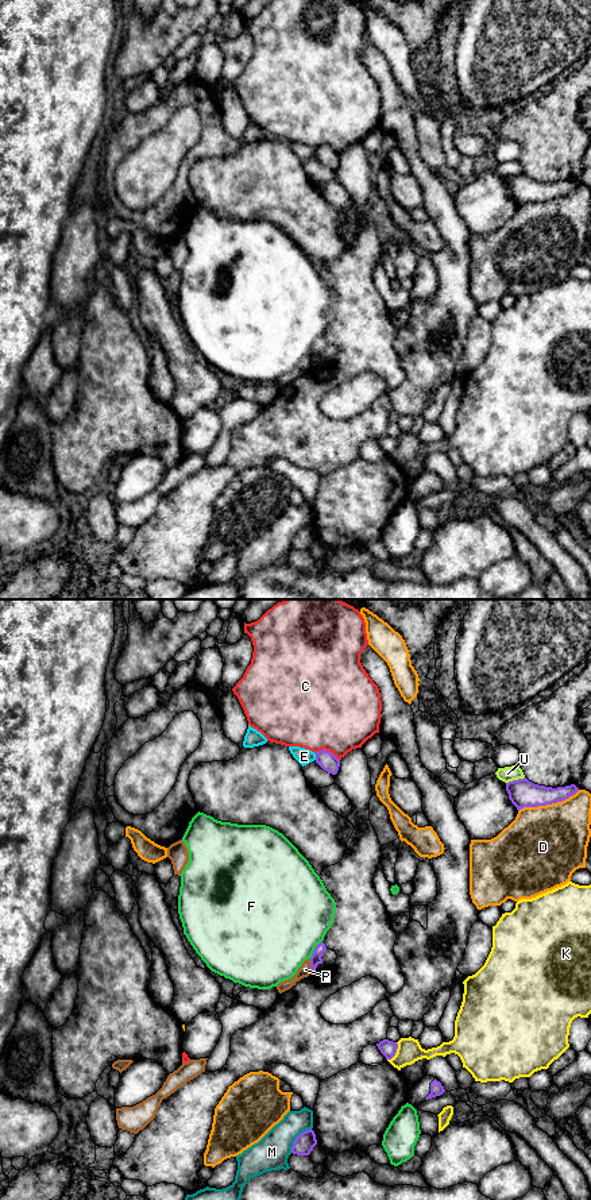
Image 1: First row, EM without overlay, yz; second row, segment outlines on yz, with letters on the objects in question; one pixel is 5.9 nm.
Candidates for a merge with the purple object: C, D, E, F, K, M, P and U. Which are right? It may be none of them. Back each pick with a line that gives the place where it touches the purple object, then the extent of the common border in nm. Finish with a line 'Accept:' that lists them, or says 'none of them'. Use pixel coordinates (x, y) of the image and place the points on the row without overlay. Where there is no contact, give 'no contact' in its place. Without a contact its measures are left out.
Accept: none of them

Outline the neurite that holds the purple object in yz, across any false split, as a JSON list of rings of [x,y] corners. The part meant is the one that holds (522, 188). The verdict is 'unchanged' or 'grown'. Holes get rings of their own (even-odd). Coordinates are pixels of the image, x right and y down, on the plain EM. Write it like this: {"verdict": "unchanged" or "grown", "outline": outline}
{"verdict": "unchanged", "outline": [[[526,173],[506,178],[509,194],[519,207],[524,202],[538,202],[563,197],[575,190],[579,184],[575,180],[565,182],[545,182],[529,177]]]}

